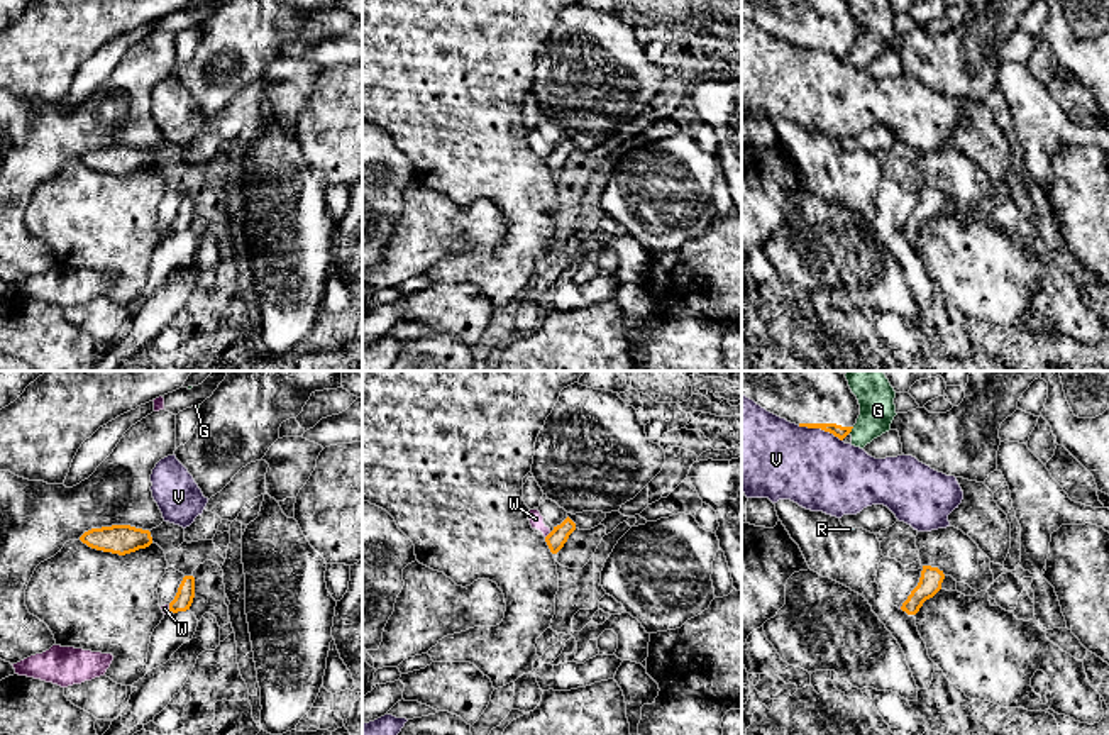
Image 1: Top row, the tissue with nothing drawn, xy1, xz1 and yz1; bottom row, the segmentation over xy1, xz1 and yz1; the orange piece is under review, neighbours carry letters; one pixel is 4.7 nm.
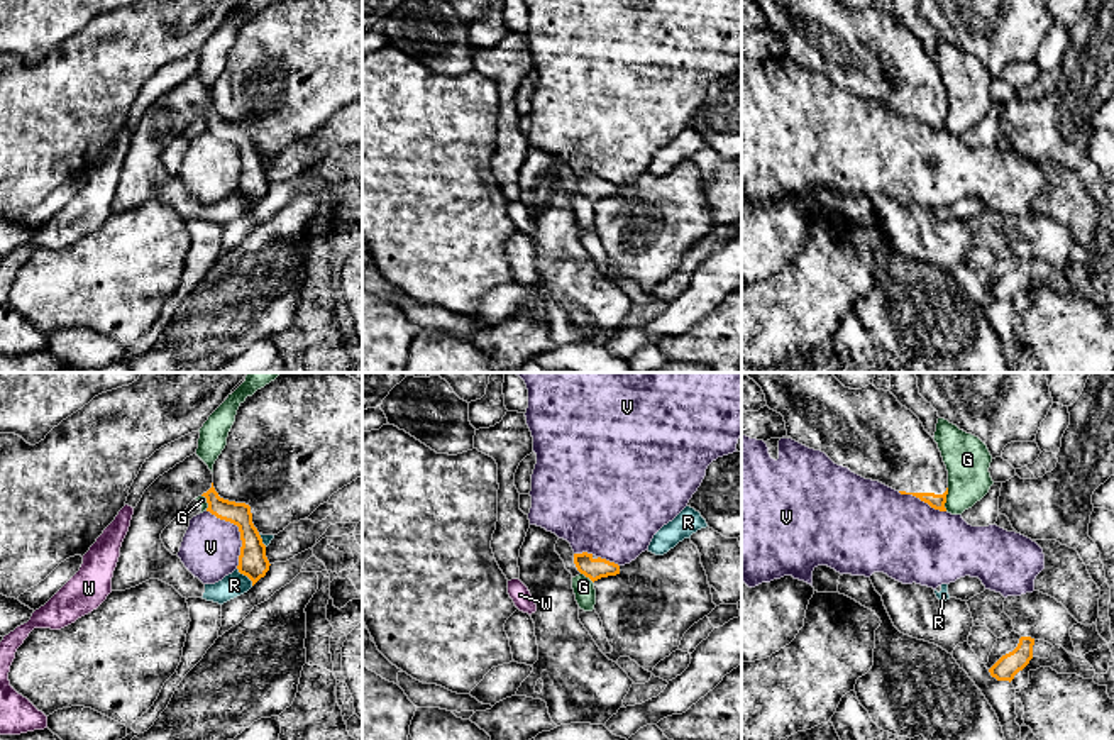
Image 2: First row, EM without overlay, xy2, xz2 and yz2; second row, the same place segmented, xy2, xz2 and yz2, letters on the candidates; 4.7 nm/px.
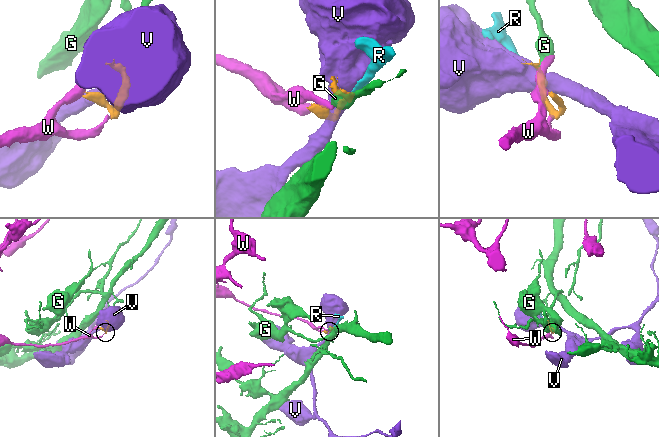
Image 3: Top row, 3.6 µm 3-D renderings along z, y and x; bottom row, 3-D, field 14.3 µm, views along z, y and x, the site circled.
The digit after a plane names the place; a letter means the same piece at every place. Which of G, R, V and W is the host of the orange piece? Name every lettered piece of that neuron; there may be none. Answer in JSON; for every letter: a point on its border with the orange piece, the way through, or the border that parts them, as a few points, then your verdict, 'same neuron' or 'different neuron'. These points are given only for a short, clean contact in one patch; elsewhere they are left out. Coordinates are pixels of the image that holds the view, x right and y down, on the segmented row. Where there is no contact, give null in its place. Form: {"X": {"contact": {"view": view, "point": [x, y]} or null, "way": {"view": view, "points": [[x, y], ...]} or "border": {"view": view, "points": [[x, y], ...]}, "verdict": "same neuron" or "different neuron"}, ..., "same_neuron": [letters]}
{"G": {"contact": {"view": "yz2", "point": [945, 500]}, "border": {"view": "yz2", "points": [[948, 488], [945, 510]]}, "verdict": "different neuron"}, "R": {"contact": {"view": "xy2", "point": [246, 574]}, "verdict": "same neuron"}, "V": {"contact": {"view": "xy2", "point": [239, 530]}, "verdict": "different neuron"}, "W": {"contact": {"view": "xz1", "point": [547, 536]}, "border": {"view": "xz1", "points": [[551, 532], [546, 537]]}, "verdict": "different neuron"}, "same_neuron": ["R"]}

